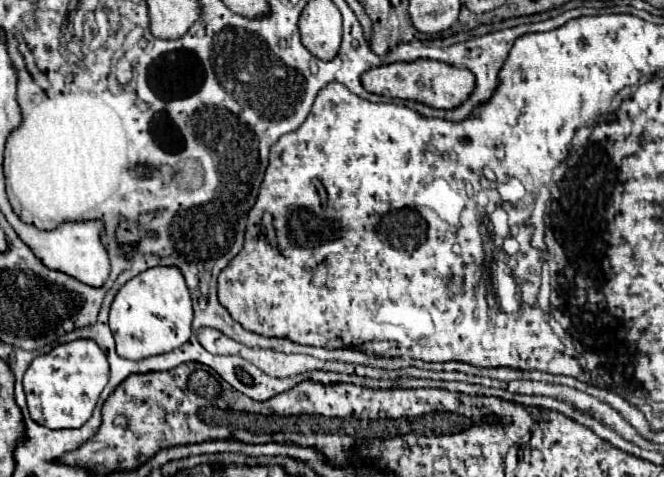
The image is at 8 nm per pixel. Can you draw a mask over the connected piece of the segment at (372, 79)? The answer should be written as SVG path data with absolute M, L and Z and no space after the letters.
M421 59L413 63L393 63L393 65L383 65L379 69L371 69L363 77L363 85L367 91L377 95L417 101L433 109L455 109L473 93L475 75L467 67L453 67L441 61Z

